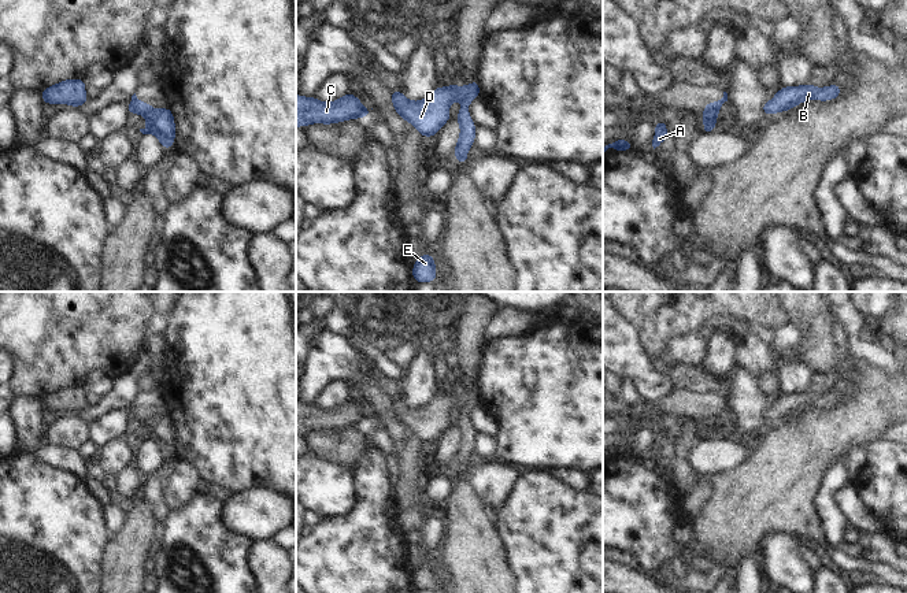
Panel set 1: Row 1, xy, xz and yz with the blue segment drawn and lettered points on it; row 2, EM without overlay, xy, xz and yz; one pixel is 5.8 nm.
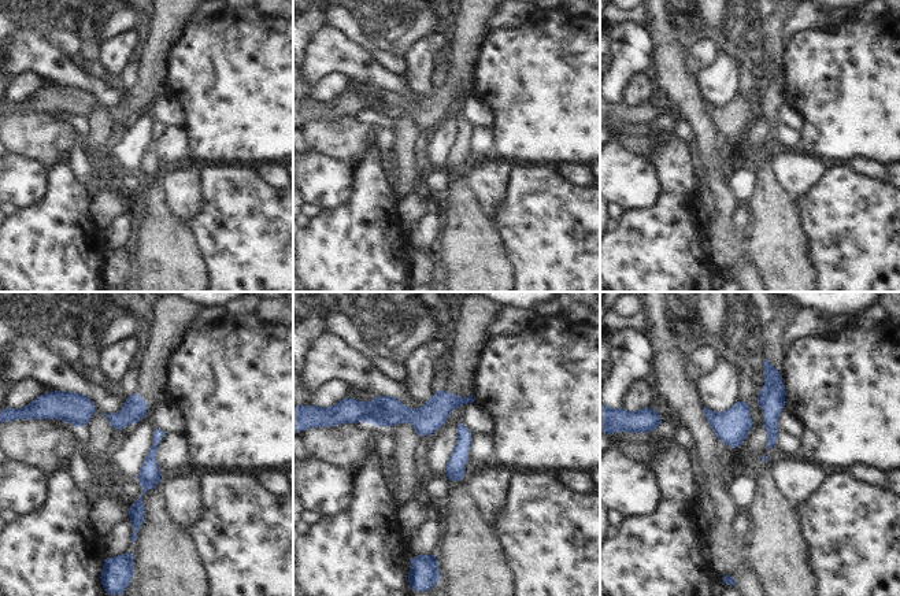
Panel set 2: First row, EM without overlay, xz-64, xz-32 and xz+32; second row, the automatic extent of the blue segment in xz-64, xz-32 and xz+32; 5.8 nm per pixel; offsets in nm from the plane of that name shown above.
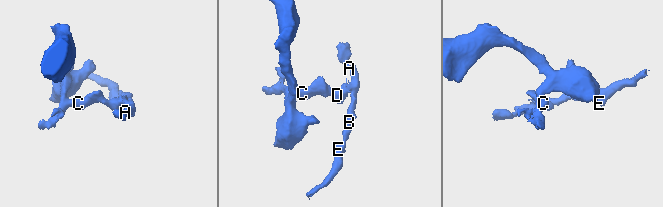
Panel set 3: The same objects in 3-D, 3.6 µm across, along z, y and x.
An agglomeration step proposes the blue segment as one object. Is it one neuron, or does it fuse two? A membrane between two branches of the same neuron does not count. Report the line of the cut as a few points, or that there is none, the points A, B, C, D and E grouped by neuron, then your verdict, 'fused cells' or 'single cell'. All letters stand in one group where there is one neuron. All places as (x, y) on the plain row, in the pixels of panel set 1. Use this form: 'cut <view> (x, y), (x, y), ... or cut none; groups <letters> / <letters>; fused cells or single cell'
cut xz (454, 392), (454, 400), (458, 406); groups A B E / C D; fused cells

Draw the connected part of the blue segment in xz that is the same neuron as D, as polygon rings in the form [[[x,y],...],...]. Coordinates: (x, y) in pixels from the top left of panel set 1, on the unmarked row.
[[[455,392],[434,394],[421,408],[408,407],[397,396],[392,397],[390,407],[399,423],[410,429],[422,444],[434,444],[444,430],[451,427],[448,415],[458,407]]]

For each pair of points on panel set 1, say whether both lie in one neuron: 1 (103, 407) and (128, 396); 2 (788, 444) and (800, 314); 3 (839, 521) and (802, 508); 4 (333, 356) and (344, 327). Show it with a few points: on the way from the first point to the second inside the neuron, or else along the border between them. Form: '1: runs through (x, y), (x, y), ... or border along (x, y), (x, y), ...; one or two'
1: runs through (108, 403), (122, 396); one
2: runs through (826, 427), (858, 396), (858, 377), (835, 352); one
3: border along (821, 482), (817, 490), (817, 515), (826, 540); two
4: border along (326, 329), (343, 336), (365, 358); two

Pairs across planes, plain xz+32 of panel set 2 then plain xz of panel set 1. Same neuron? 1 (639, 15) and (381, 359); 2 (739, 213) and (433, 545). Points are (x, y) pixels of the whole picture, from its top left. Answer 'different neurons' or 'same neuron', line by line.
1: same neuron
2: same neuron

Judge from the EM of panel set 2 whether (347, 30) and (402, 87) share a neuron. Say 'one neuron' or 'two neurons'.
two neurons

